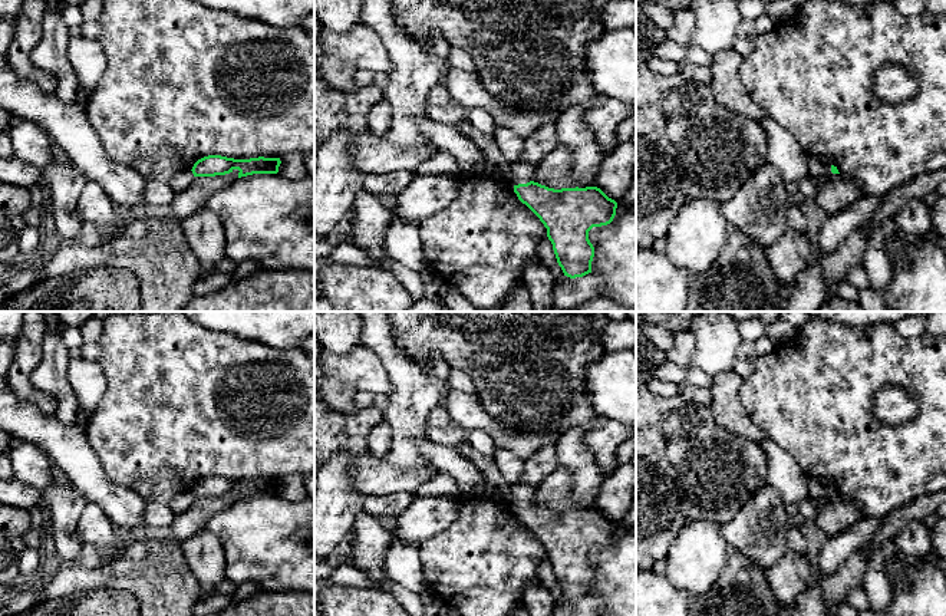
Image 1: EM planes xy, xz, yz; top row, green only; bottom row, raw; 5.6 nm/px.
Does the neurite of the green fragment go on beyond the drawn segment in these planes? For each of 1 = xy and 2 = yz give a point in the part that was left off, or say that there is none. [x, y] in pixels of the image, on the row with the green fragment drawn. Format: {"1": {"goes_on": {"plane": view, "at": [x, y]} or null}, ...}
{"1": {"goes_on": null}, "2": {"goes_on": null}}

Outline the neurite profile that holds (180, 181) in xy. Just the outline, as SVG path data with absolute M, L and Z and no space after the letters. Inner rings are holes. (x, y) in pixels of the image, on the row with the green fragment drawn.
M182 171L175 174L169 181L168 185L177 194L184 191L194 179L192 171Z

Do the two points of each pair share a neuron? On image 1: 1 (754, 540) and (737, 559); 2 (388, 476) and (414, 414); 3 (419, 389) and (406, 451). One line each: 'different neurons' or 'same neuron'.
1: different neurons
2: different neurons
3: same neuron

